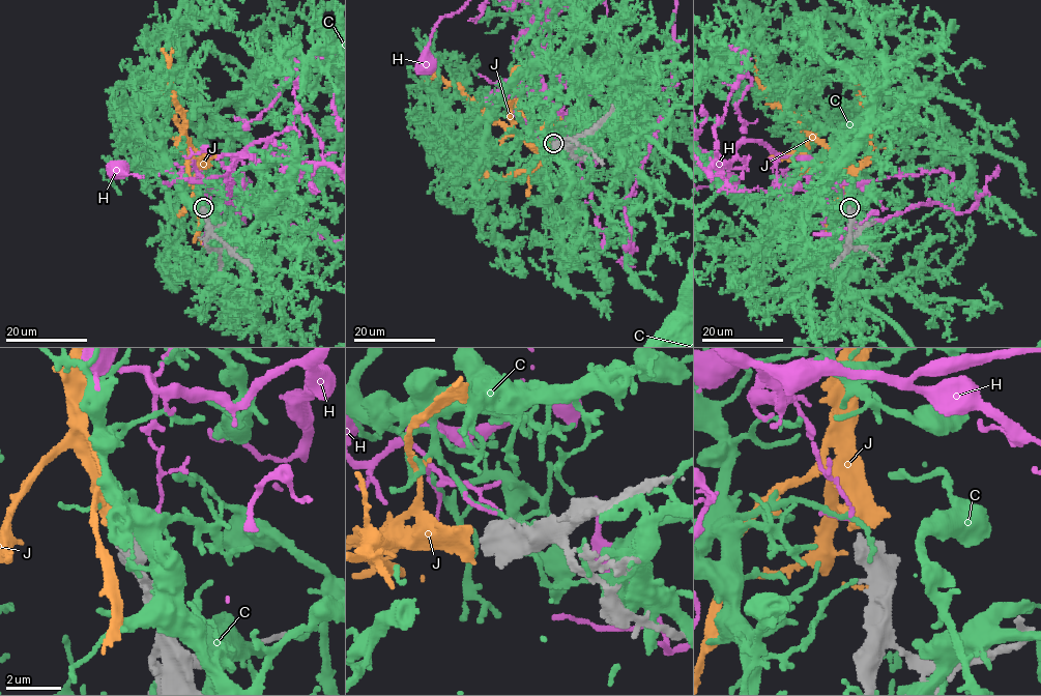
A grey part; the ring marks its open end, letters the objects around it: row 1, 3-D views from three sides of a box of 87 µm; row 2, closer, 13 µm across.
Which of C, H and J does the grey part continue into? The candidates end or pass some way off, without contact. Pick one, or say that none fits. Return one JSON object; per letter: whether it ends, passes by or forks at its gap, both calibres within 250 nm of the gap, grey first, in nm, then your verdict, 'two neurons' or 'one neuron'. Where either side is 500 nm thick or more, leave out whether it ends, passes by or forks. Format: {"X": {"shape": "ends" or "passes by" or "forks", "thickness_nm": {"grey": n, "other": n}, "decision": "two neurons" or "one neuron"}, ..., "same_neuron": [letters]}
{"C": {"thickness_nm": {"grey": 550, "other": 150}, "decision": "two neurons"}, "H": {"thickness_nm": {"grey": 550, "other": 110}, "decision": "two neurons"}, "J": {"thickness_nm": {"grey": 550, "other": 400}, "decision": "one neuron"}, "same_neuron": ["J"]}

